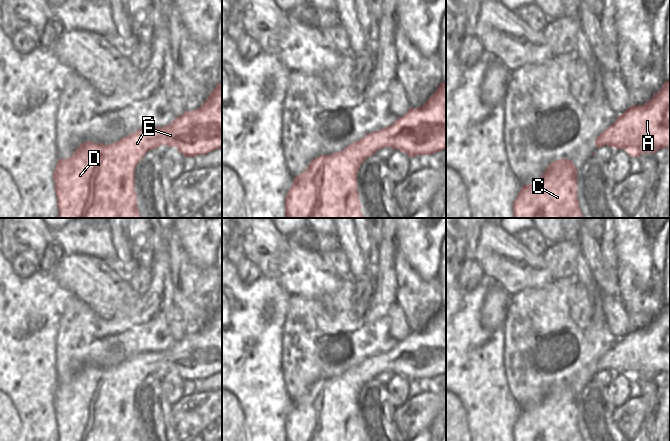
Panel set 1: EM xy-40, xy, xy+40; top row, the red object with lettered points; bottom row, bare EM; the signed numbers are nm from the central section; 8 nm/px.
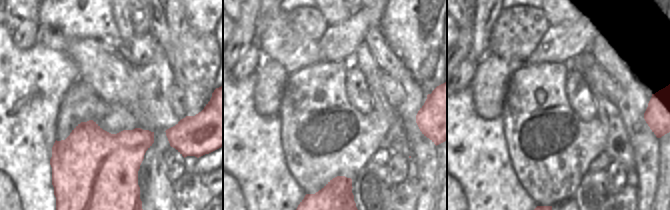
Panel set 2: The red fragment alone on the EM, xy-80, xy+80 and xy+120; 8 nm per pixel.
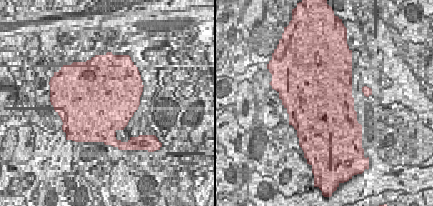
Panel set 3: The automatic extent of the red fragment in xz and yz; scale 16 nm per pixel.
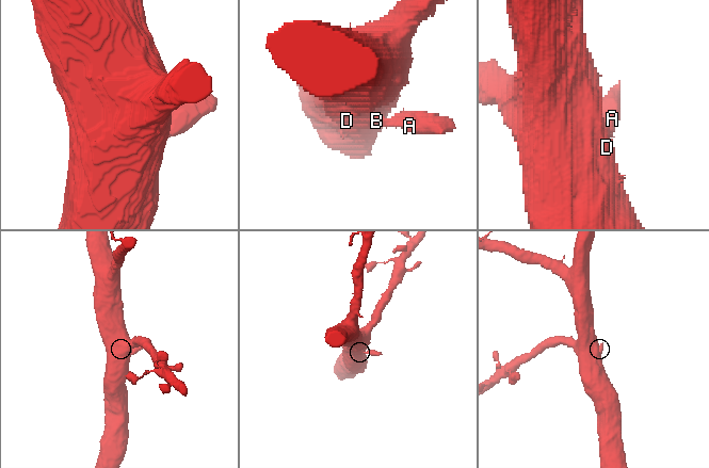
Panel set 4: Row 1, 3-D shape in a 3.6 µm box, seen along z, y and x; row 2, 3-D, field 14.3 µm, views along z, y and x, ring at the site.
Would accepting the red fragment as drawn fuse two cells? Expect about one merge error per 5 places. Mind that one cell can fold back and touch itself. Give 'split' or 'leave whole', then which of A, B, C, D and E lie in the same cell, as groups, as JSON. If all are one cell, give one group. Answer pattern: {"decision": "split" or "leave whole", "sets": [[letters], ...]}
{"decision": "leave whole", "sets": [["A", "B", "C", "D", "E"]]}

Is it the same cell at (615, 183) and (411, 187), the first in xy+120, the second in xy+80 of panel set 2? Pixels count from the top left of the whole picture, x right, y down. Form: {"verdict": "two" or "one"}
{"verdict": "two"}

